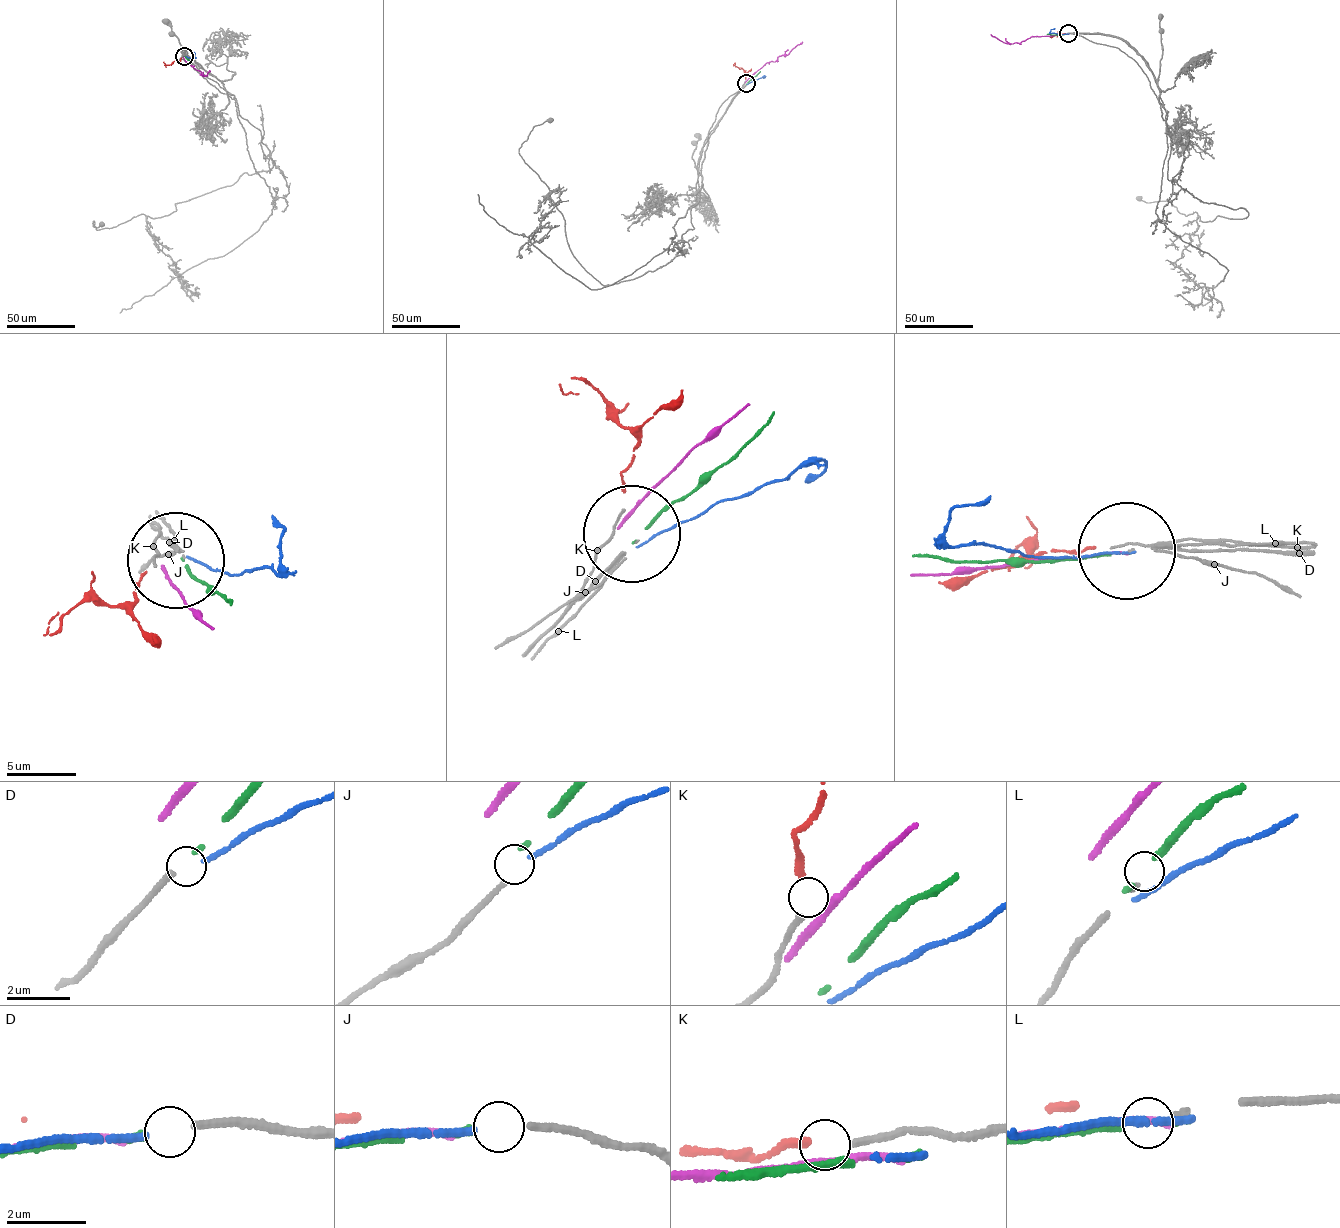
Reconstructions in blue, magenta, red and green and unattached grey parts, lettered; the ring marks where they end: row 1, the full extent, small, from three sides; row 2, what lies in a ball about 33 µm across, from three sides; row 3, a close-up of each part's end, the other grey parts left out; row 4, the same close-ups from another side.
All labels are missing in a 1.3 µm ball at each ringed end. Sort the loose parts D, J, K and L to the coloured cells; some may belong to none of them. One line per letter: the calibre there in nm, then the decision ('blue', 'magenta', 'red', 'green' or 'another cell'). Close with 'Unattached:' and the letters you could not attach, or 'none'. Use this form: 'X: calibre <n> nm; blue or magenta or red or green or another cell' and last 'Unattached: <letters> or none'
D: calibre 190 nm; green
J: calibre 160 nm; blue
K: calibre 160 nm; red
L: calibre 100 nm; another cell
Unattached: L

